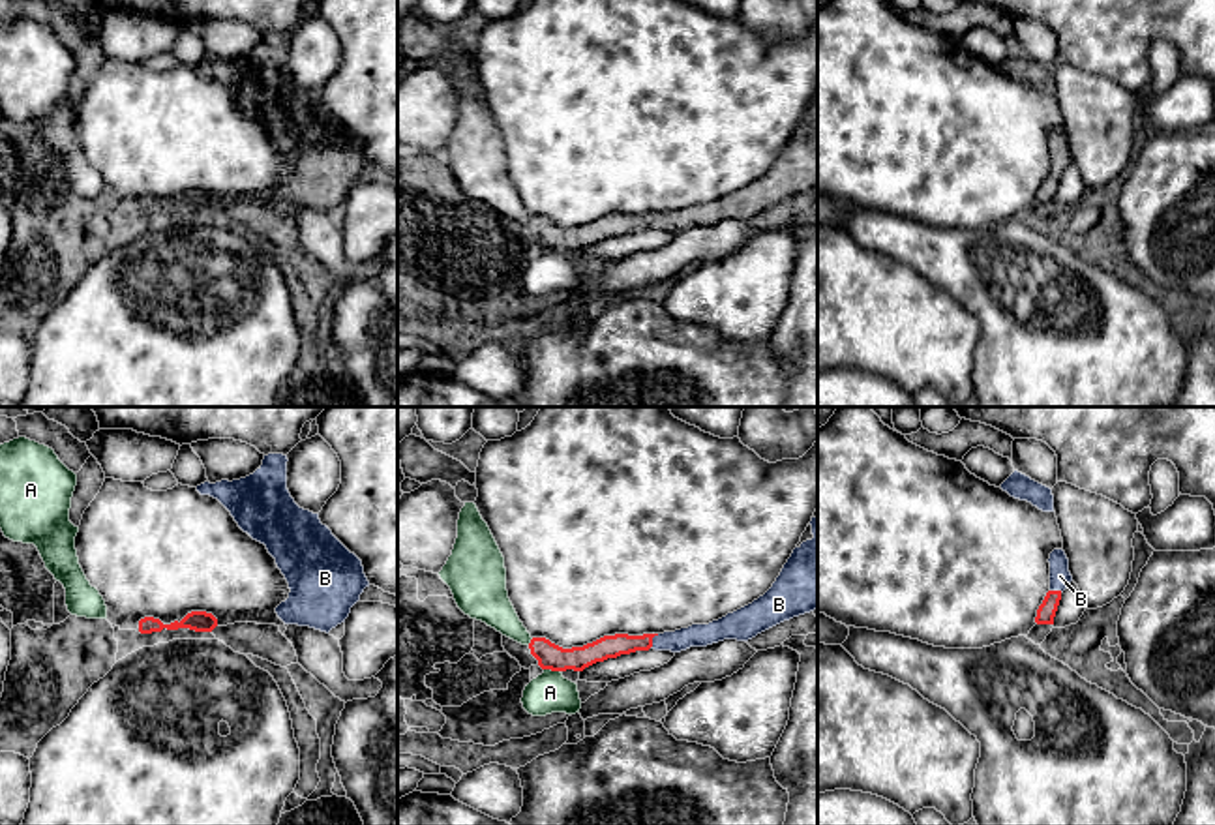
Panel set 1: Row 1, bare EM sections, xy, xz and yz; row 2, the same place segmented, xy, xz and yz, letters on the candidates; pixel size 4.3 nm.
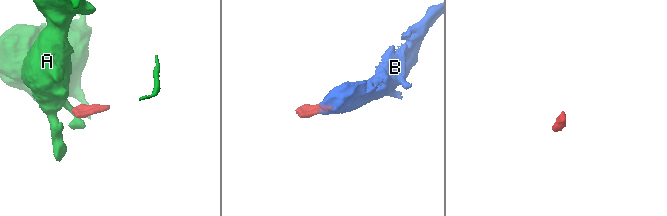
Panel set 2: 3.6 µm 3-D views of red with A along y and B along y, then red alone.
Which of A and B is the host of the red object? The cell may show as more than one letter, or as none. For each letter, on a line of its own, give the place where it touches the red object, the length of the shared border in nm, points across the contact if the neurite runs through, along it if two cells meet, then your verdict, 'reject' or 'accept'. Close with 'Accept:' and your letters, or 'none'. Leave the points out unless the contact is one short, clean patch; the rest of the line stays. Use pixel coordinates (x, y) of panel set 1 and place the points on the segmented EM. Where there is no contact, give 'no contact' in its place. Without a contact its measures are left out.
A: meets red in xz at (552, 670); contact 70 nm long; border along xz (544, 668), (559, 672); reject
B: meets red in xz at (651, 640); contact 80 nm long; runs through xz (606, 647), (651, 640), (683, 640), (698, 634); accept
Accept: B

